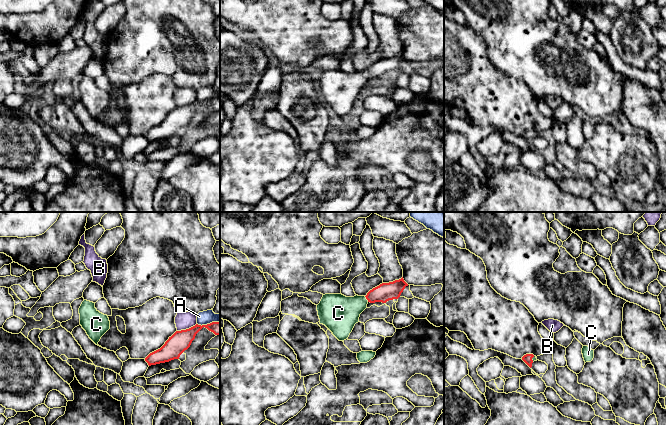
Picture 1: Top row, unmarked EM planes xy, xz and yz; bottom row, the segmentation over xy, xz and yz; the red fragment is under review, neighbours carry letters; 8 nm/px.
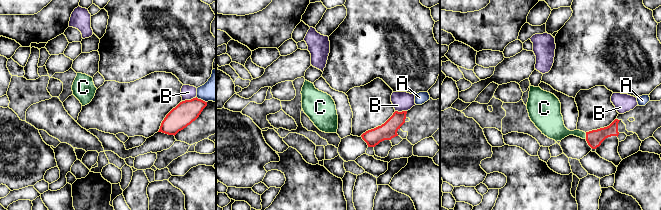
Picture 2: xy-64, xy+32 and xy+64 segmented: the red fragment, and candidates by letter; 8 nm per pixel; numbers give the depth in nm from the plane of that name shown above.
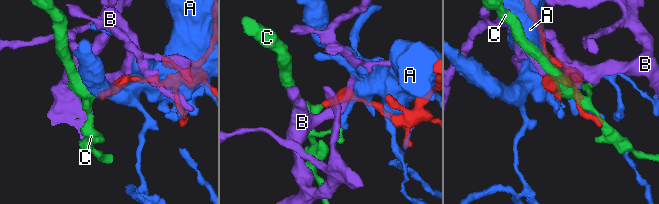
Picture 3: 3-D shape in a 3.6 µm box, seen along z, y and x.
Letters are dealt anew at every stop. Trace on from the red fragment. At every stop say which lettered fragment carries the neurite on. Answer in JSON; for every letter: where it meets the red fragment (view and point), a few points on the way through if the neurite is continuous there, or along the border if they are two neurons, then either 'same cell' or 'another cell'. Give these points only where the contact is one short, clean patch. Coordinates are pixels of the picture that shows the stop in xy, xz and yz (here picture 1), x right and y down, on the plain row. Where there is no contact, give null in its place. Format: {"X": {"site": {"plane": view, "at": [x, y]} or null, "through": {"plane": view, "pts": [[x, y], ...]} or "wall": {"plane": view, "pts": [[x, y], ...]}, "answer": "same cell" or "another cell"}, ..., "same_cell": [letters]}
{"A": {"site": {"plane": "xy", "at": [208, 100]}, "answer": "another cell"}, "B": {"site": {"plane": "xy", "at": [186, 105]}, "wall": {"plane": "xy", "pts": [[196, 99], [188, 104], [177, 107]]}, "answer": "another cell"}, "C": {"site": {"plane": "xz", "at": [366, 74]}, "through": {"plane": "xz", "pts": [[384, 68], [366, 74], [346, 87], [339, 89]]}, "answer": "same cell"}, "same_cell": ["C"]}

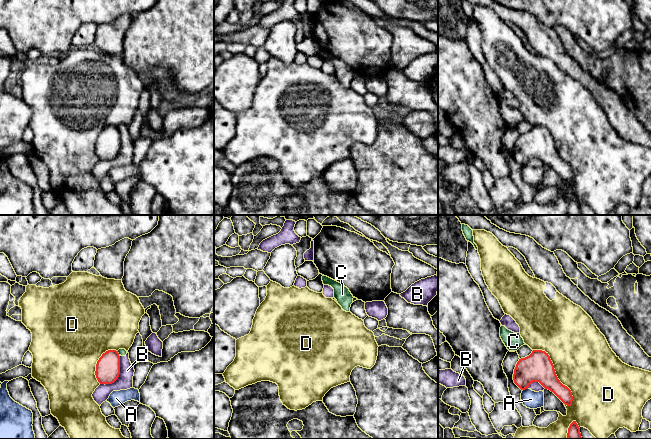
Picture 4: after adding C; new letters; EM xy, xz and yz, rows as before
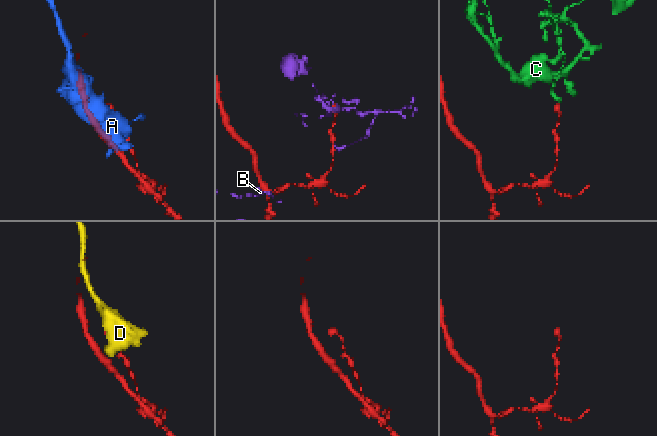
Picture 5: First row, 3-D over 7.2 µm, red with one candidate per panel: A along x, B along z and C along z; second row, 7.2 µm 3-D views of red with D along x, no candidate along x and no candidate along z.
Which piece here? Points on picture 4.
{"A": {"site": {"plane": "yz", "at": [525, 164]}, "wall": {"plane": "yz", "pts": [[527, 164], [523, 166]]}, "answer": "another cell"}, "B": {"site": {"plane": "xy", "at": [118, 151]}, "answer": "another cell"}, "C": {"site": {"plane": "xy", "at": [118, 129]}, "wall": {"plane": "xy", "pts": [[117, 127], [119, 130]]}, "answer": "another cell"}, "D": {"site": {"plane": "yz", "at": [555, 150]}, "answer": "another cell"}, "same_cell": []}

